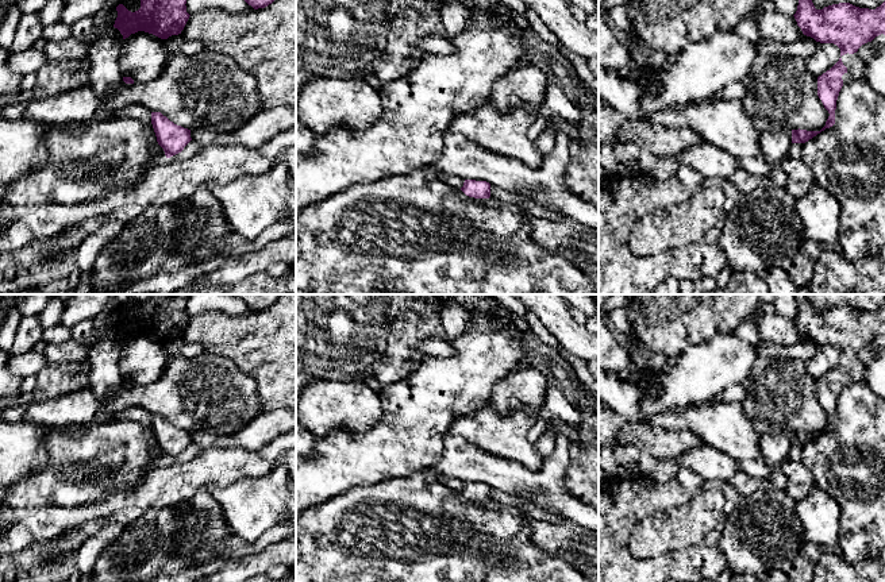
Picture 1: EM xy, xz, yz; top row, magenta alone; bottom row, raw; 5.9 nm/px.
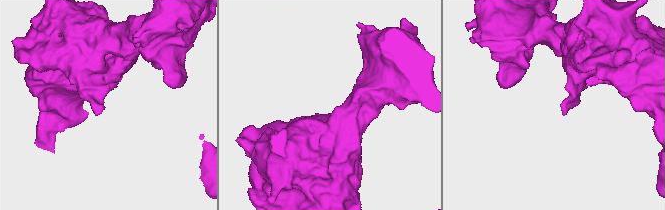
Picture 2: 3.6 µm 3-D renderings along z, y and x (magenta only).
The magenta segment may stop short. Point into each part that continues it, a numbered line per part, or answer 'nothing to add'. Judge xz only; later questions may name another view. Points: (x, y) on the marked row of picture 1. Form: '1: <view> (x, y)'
nothing to add

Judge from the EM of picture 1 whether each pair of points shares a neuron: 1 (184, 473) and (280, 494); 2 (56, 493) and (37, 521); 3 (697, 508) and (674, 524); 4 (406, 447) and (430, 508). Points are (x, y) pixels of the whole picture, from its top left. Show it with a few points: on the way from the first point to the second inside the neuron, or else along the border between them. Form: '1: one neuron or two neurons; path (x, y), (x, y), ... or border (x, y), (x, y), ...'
1: two neurons; border (262, 475), (241, 477), (227, 485), (206, 486)
2: two neurons; border (79, 505), (15, 507)
3: one neuron; path (692, 513), (680, 524)
4: two neurons; border (420, 470), (406, 477), (388, 477), (385, 480)

